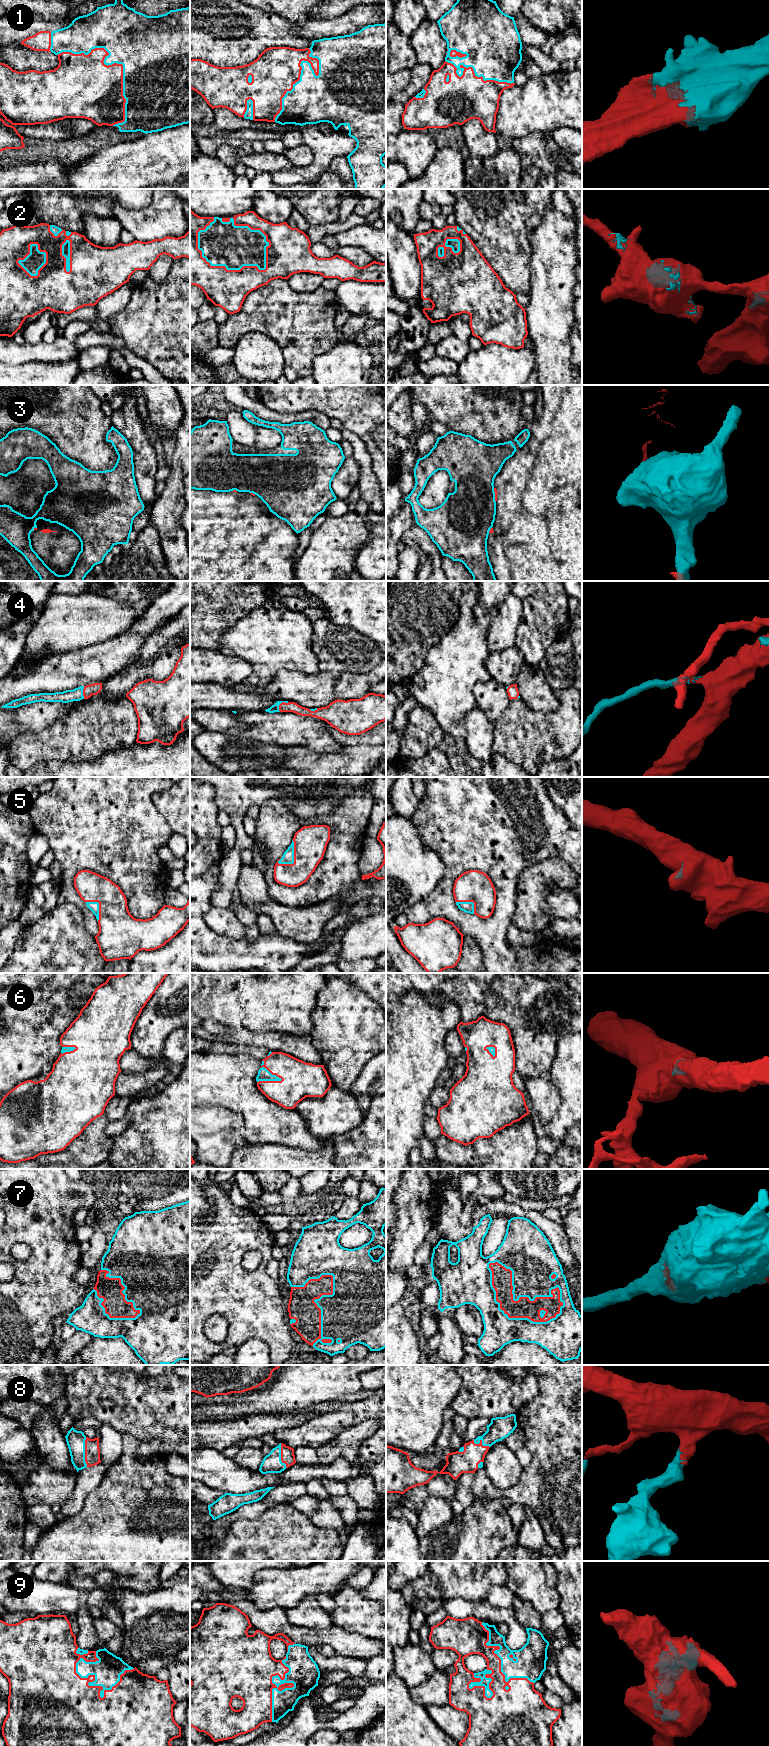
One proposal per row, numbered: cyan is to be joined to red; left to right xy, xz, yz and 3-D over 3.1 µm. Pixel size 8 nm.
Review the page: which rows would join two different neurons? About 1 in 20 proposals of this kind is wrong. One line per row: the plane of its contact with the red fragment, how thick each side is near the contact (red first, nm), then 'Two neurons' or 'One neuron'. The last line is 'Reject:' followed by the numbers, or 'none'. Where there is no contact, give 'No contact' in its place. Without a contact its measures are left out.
1: Touches red in xy. Thickness 460 nm (red) against 400 nm. One neuron
2: Touches red in xz. Thickness 300 nm (red) against 360 nm. One neuron
3: Touches red in yz. Thickness 20 nm (red) against 420 nm. Two neurons
4: Touches red in xz. Thickness 80 nm (red) against 60 nm. One neuron
5: Touches red in xz. Thickness 260 nm (red) against 100 nm. One neuron
6: Touches red in xz. Thickness 280 nm (red) against 100 nm. One neuron
7: Touches red in yz. Thickness 160 nm (red) against 260 nm. One neuron
8: Touches red in xy. Thickness 130 nm (red) against 150 nm. One neuron
9: Touches red in xy. Thickness 460 nm (red) against 220 nm. One neuron
Reject: 3

